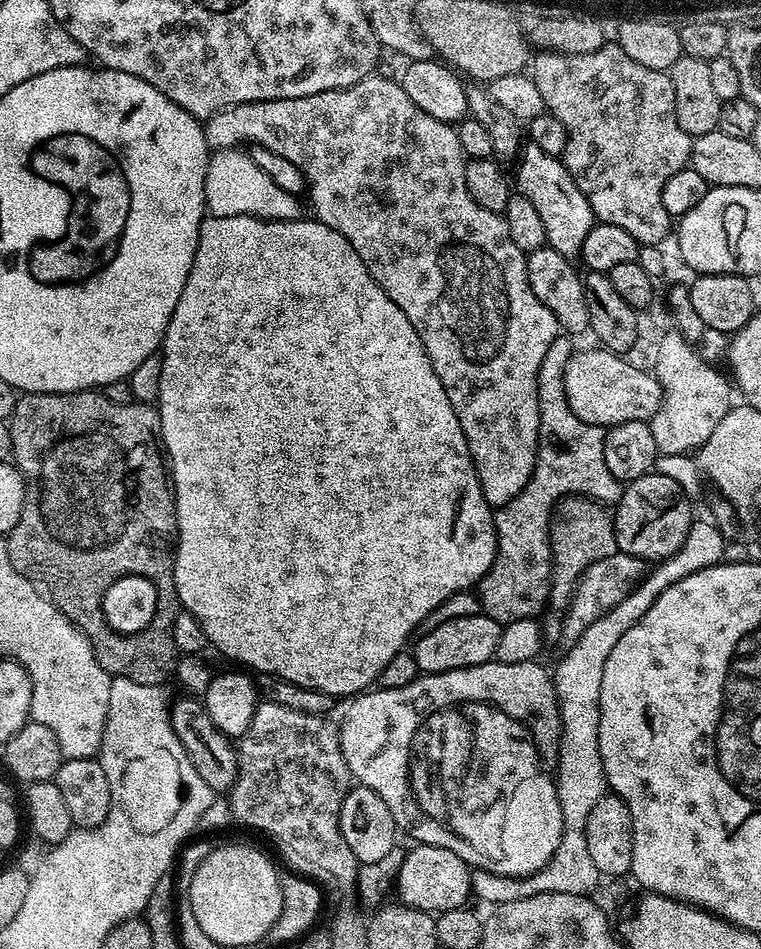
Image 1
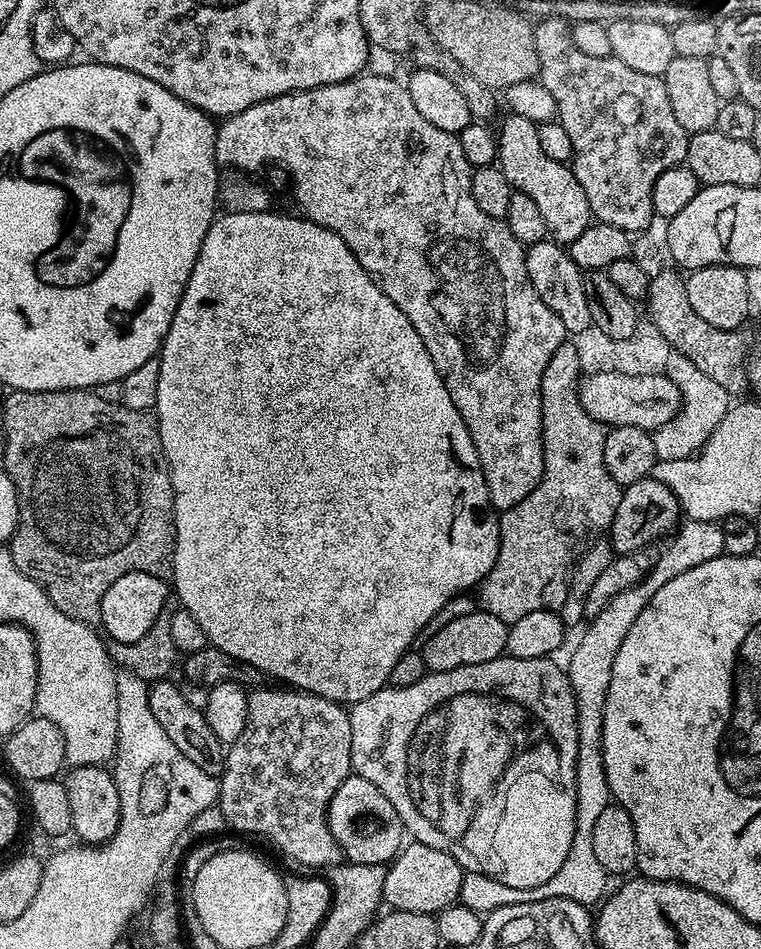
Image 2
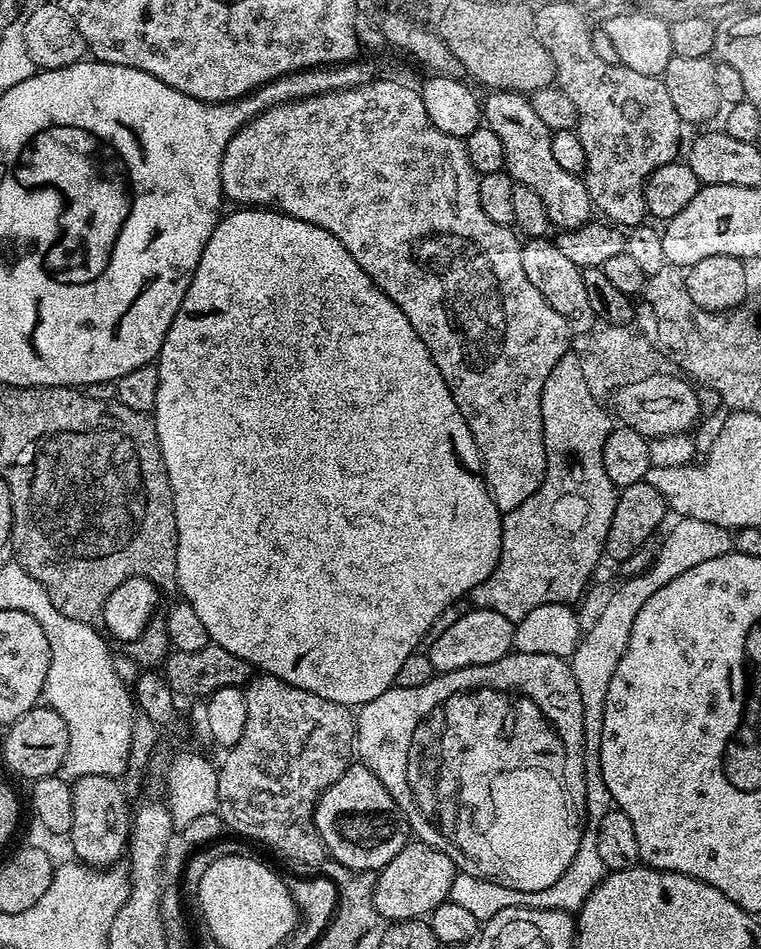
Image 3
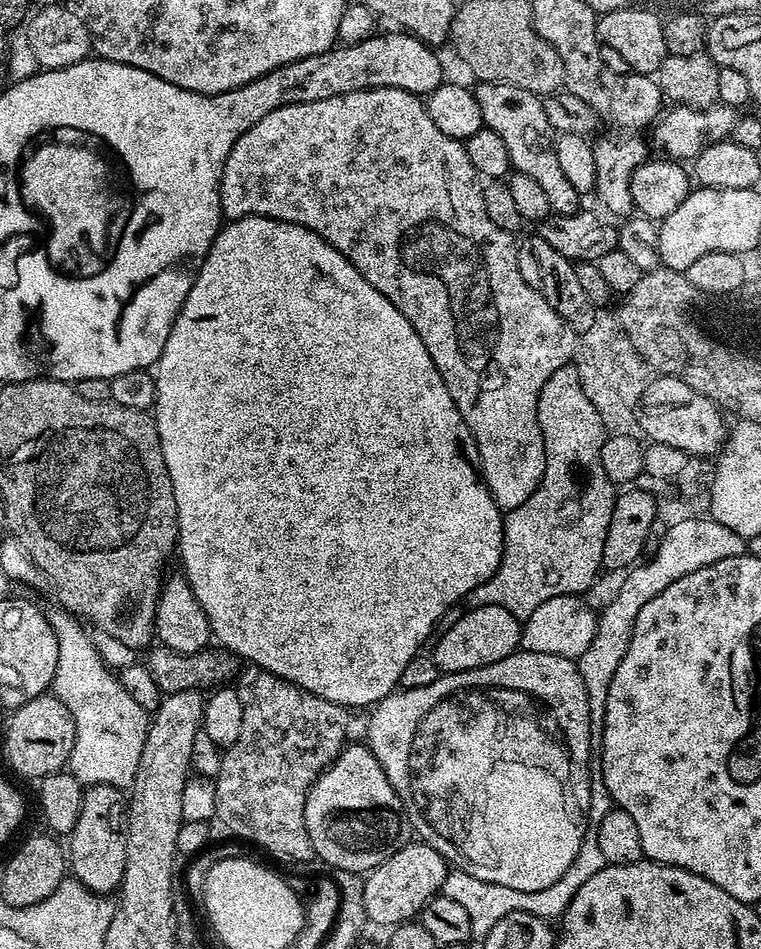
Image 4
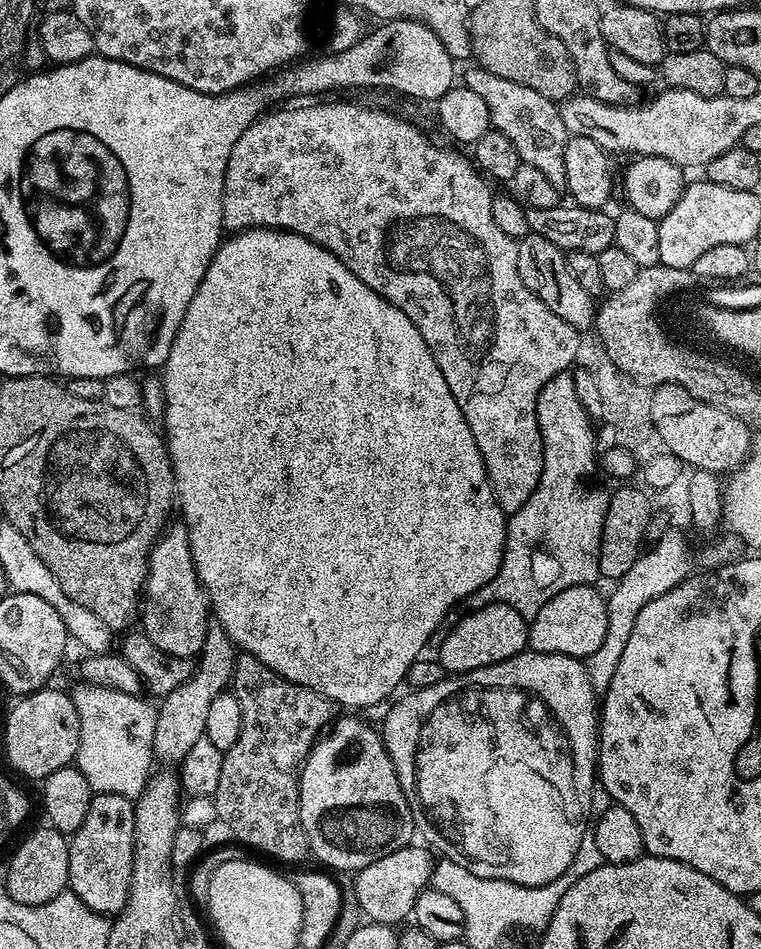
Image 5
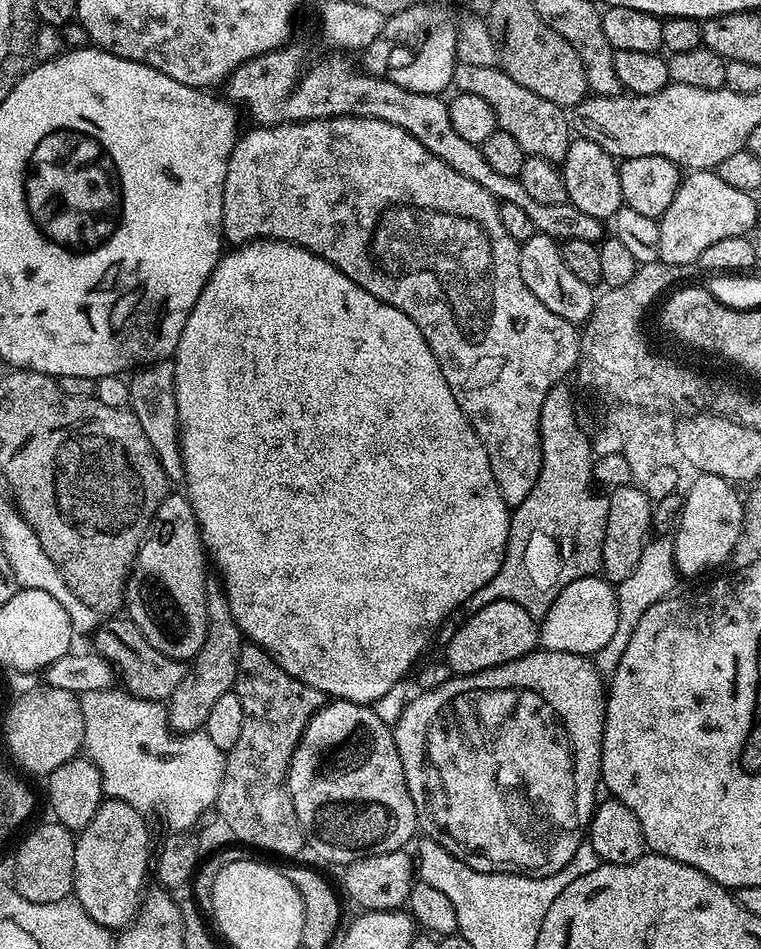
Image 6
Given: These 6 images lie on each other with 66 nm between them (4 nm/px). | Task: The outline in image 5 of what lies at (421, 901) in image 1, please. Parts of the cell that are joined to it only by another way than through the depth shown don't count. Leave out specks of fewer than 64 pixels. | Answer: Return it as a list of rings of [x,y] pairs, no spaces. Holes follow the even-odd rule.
[[[409,846],[394,850],[394,854],[386,854],[386,858],[378,858],[378,862],[370,862],[370,866],[361,868],[355,873],[351,895],[354,897],[361,913],[373,924],[400,926],[411,917],[414,902],[418,902],[418,894],[429,887],[432,879],[434,856],[427,847]]]

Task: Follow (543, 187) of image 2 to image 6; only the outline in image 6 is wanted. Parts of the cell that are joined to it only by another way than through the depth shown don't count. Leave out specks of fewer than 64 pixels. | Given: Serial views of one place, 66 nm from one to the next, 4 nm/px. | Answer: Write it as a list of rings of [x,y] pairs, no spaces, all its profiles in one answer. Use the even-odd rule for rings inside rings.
[[[457,63],[452,84],[456,92],[478,94],[478,98],[490,102],[498,127],[516,139],[525,156],[537,156],[553,162],[562,162],[566,158],[570,143],[570,120],[565,109],[554,102],[546,102],[546,98],[538,98],[538,94],[534,94],[534,90],[526,90],[526,86],[518,86],[518,82],[514,82],[503,67]]]

